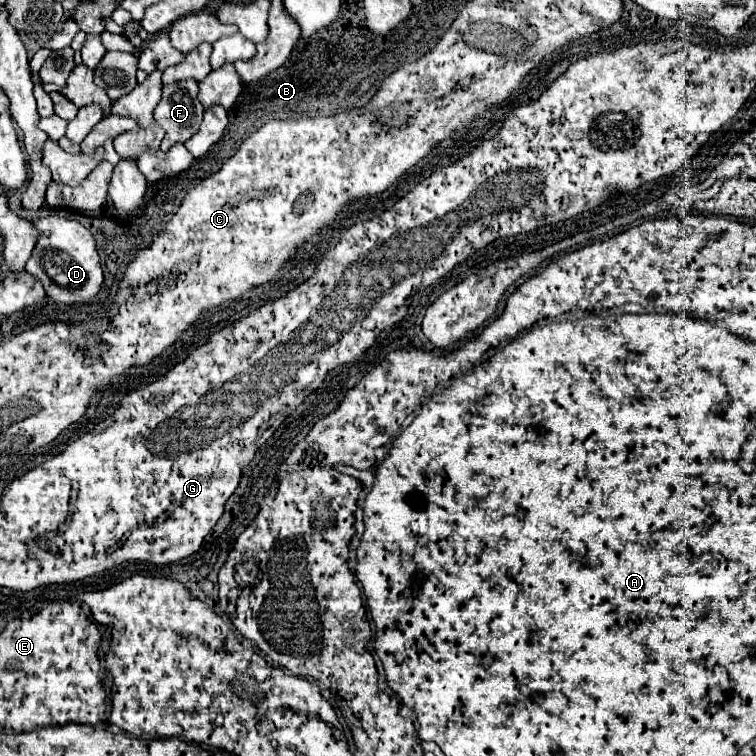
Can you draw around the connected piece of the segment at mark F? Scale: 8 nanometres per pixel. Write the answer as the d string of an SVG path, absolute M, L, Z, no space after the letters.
M181 80L169 86L163 86L161 102L155 108L155 120L165 130L165 138L161 142L161 150L169 150L175 142L187 142L203 122L203 106L197 100L197 82L195 80Z

